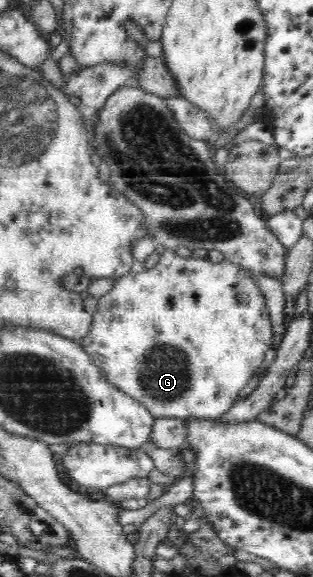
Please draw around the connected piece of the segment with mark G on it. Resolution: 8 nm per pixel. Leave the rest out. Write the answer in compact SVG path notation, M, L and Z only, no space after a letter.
M165 248L159 259L160 261L154 268L145 268L141 272L128 273L126 276L114 280L112 290L106 296L98 299L97 310L92 315L90 330L80 339L80 343L86 354L94 361L94 364L105 374L107 381L120 392L126 393L132 400L144 406L155 419L173 418L186 422L196 419L218 421L228 409L235 405L240 392L250 382L255 370L262 364L264 354L271 348L271 316L263 290L250 271L244 270L227 260L214 263L208 257L194 258L192 255L180 257L172 248Z

